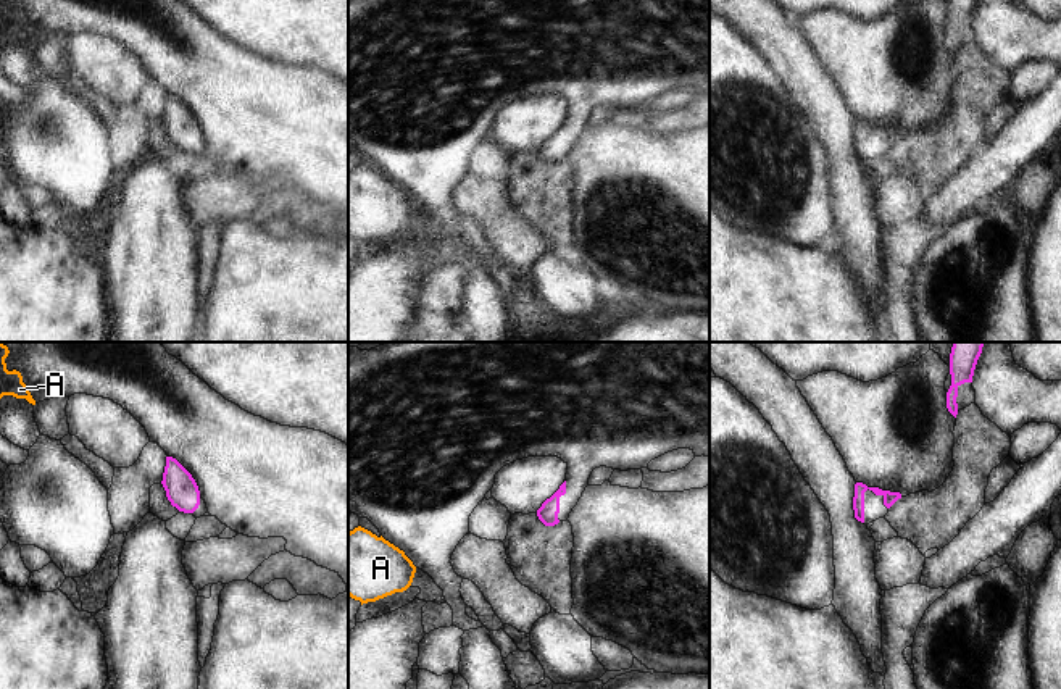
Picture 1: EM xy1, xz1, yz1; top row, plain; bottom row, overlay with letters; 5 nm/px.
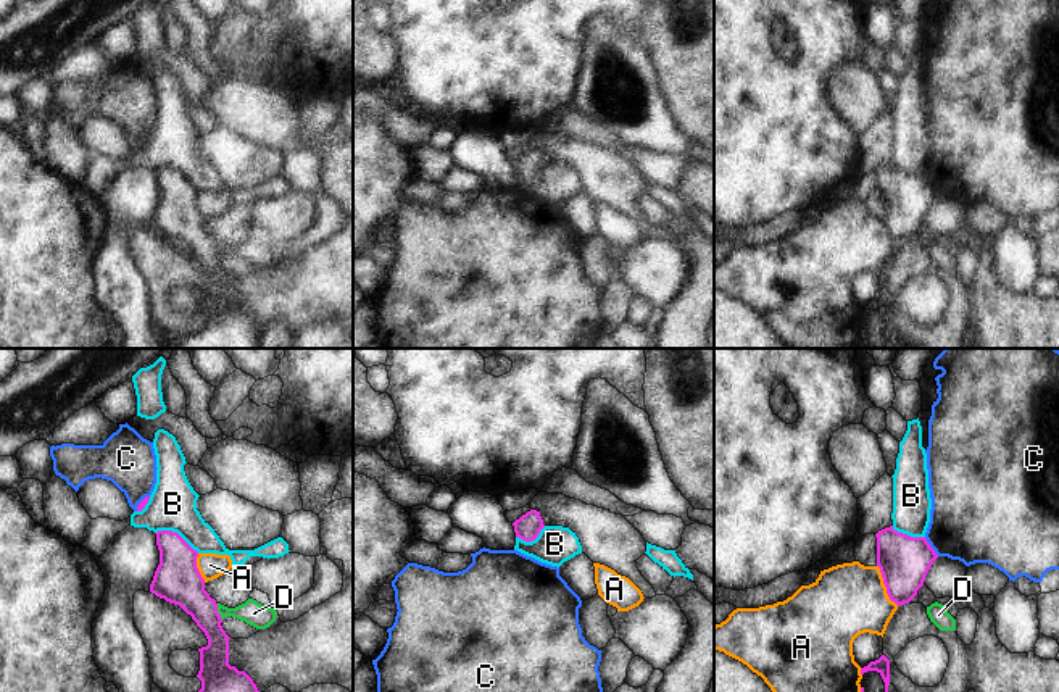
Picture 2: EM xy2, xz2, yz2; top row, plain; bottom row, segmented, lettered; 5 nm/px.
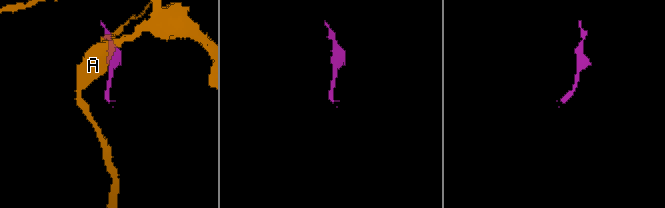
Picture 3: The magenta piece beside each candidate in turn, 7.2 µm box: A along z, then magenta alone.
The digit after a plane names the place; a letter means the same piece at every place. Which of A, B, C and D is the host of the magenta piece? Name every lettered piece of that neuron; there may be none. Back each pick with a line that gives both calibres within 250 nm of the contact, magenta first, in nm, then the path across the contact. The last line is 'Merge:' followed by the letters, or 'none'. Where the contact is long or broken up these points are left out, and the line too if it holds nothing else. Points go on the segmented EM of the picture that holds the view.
Merge: none.

